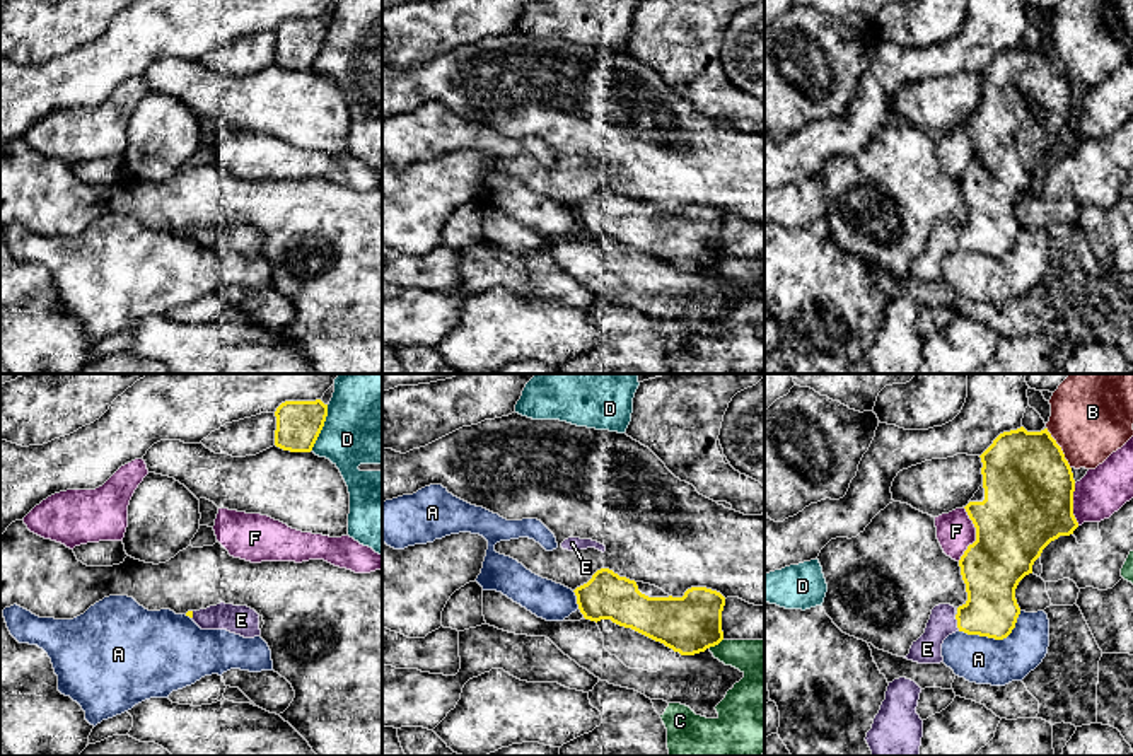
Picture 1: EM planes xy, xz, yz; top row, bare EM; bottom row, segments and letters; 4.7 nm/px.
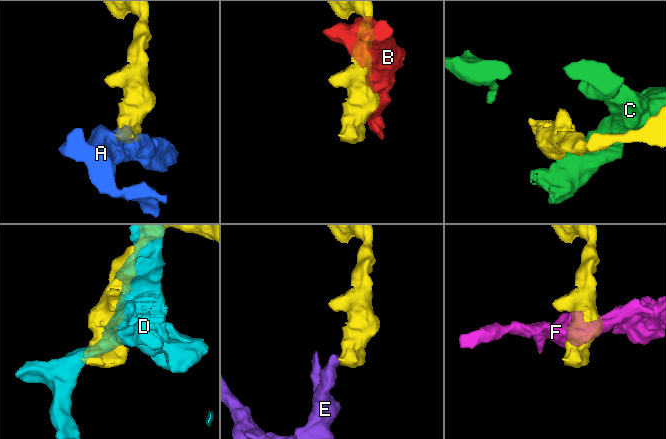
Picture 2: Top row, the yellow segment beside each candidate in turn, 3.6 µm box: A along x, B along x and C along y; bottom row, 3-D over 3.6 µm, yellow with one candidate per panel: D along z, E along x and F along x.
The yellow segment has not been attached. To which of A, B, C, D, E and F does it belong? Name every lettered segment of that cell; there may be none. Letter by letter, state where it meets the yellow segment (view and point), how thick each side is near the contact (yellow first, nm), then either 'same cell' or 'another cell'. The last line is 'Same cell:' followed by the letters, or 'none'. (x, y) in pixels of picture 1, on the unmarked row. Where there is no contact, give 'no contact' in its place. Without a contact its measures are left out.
A: contact yz (995, 256); calibres 240 and 220 nm; another cell
B: contact yz (1060, 65); calibres 420 and 360 nm; another cell
C: contact xz (715, 261); calibres 280 and 220 nm; another cell
D: contact xy (323, 43); calibres 220 and 380 nm; another cell
E: contact yz (958, 241); calibres 240 and 140 nm; same cell
F: contact yz (976, 152); calibres 380 and 180 nm; another cell
Same cell: E

